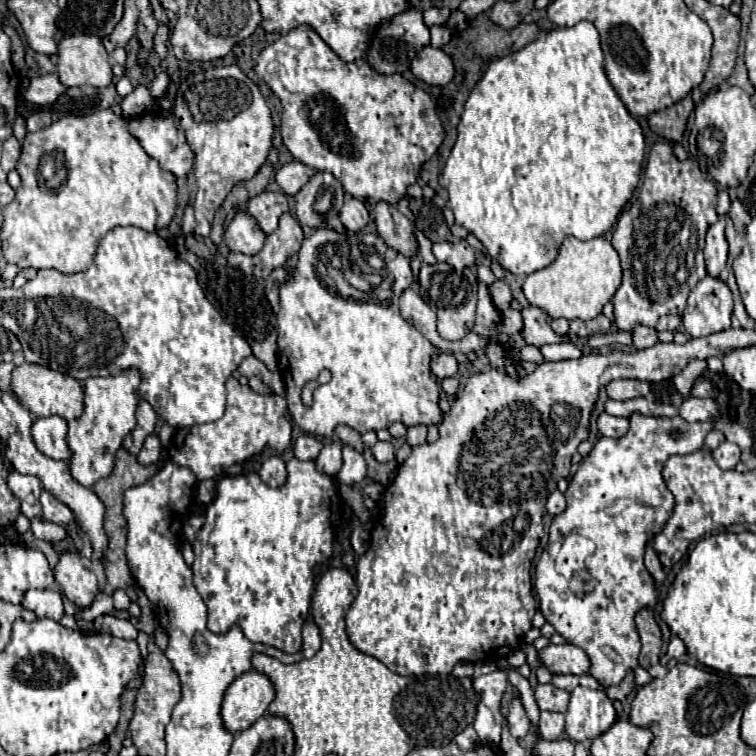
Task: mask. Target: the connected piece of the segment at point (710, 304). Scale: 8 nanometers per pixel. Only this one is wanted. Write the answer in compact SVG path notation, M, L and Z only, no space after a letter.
M705 276L689 294L683 326L691 338L709 336L731 328L733 298L725 282Z

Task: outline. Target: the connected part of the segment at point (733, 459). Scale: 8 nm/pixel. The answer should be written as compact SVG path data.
M725 440L713 450L713 458L719 468L723 470L734 469L740 462L741 449L735 443Z

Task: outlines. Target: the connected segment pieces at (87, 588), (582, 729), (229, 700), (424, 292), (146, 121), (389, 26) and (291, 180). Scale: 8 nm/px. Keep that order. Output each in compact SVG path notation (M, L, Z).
M75 552L61 554L55 570L55 582L59 590L73 600L77 606L91 606L95 594L99 592L99 580L93 572L93 564Z
M577 686L571 692L571 702L565 712L565 732L571 740L593 740L607 732L615 720L617 712L603 690Z
M249 670L233 680L225 690L221 720L227 732L237 734L257 722L275 698L273 684L265 674Z
M449 264L421 266L419 272L421 298L437 314L437 332L445 340L463 340L475 326L475 308L477 308L477 278L469 268L461 272L453 270Z
M147 114L129 120L129 132L139 140L143 150L159 162L163 170L175 176L185 176L193 166L193 152L185 140L183 130L177 128L173 118Z
M411 8L403 14L393 16L387 24L377 28L371 46L367 50L367 62L379 74L403 74L409 68L411 58L417 54L417 46L427 46L427 44L429 44L429 30L423 24L421 10Z
M295 160L295 162L285 164L285 166L277 172L275 180L277 180L277 184L281 186L281 190L283 190L285 194L295 196L295 194L307 184L307 178L311 178L311 174L313 174L313 170L311 170L309 166L305 166L305 164L301 164L301 162Z

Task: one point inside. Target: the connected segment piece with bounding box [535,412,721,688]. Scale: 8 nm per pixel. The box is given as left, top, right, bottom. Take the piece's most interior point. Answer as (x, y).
(615, 498)

